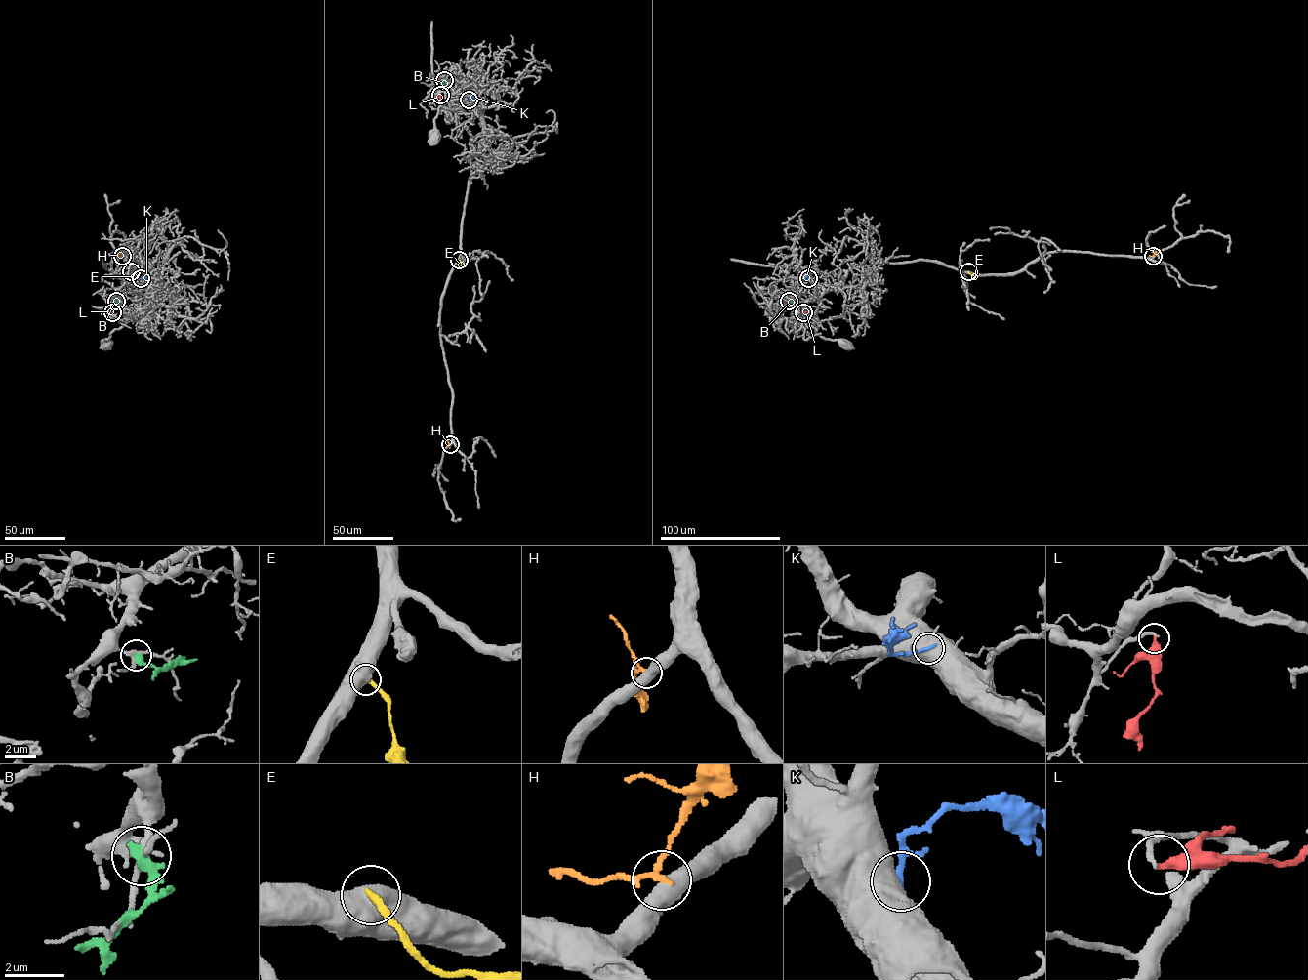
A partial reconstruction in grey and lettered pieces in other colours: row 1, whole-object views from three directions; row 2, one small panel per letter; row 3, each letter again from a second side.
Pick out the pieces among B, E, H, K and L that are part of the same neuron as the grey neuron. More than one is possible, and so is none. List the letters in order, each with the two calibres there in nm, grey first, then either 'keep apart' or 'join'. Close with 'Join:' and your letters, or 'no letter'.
B: 200 nm thick on the grey side, 440 nm on the other; keep apart
E: 750 nm thick on the grey side, 280 nm on the other; keep apart
H: 500 nm thick on the grey side, 170 nm on the other; keep apart
K: 500 nm thick on the grey side, 160 nm on the other; keep apart
L: 190 nm thick on the grey side, 400 nm on the other; keep apart
Join: no letter

